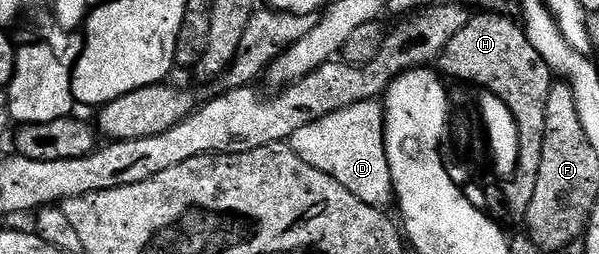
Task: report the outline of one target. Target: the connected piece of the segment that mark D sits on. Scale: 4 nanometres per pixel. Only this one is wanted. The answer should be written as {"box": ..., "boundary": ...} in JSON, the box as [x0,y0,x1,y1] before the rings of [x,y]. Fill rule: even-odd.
{"box":[288,100,394,210],"boundary":[[[379,100],[350,105],[298,129],[288,140],[293,151],[313,168],[328,173],[366,205],[385,210],[394,201],[394,183],[388,165],[385,108]]]}

